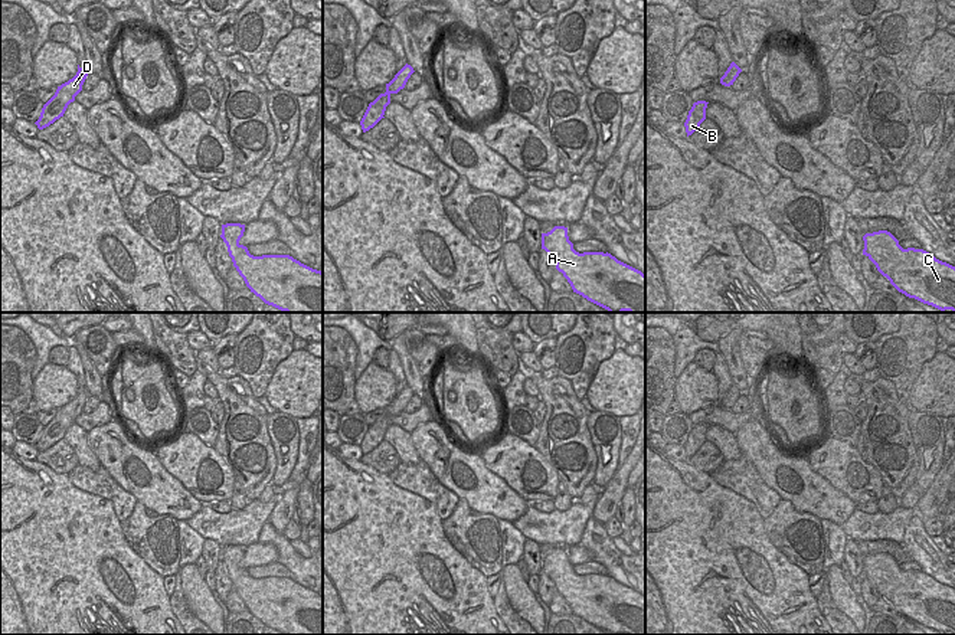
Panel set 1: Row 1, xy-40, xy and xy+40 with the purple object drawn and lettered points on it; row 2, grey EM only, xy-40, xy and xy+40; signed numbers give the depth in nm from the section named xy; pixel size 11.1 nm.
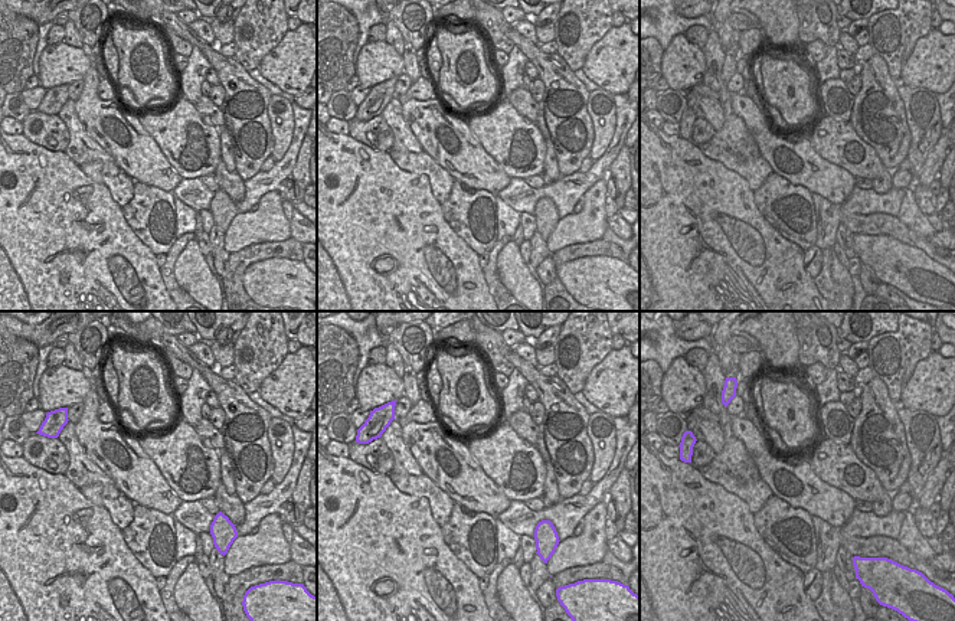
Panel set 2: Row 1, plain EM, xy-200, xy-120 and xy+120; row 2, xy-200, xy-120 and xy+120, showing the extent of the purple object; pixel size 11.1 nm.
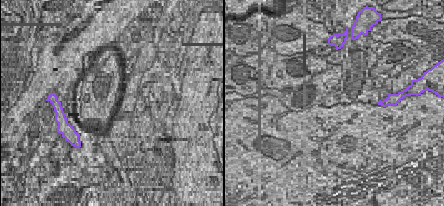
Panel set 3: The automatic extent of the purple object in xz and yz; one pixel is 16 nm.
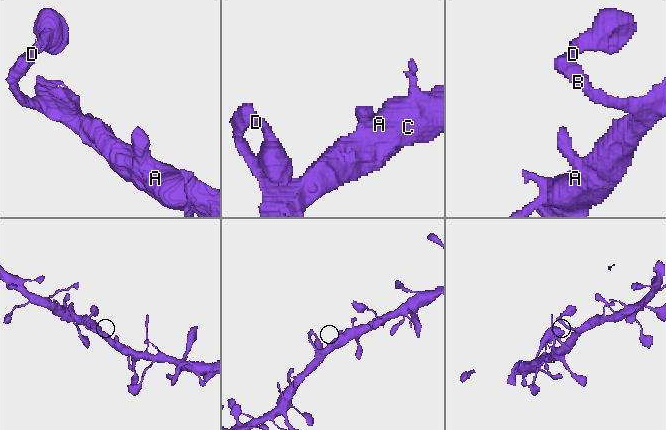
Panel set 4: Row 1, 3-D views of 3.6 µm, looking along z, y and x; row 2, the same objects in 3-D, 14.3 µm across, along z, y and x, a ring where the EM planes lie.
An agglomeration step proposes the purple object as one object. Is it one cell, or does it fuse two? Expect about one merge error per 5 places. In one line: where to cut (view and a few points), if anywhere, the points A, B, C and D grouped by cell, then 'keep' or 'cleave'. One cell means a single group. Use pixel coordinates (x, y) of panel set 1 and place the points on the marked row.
cut none; groups A B C D; keep

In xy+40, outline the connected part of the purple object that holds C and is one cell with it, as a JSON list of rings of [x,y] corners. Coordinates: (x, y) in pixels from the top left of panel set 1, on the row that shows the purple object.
[[[887,230],[863,236],[866,255],[890,284],[909,298],[955,312],[955,266],[923,249],[903,249]]]

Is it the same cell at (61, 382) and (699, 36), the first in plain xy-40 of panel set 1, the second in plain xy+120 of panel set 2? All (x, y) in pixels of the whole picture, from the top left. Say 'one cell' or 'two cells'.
two cells

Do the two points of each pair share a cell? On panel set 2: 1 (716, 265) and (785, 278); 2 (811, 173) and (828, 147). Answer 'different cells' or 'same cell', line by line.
1: same cell
2: different cells

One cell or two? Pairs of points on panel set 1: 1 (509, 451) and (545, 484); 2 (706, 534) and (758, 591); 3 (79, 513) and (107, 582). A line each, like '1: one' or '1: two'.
1: one
2: one
3: one

